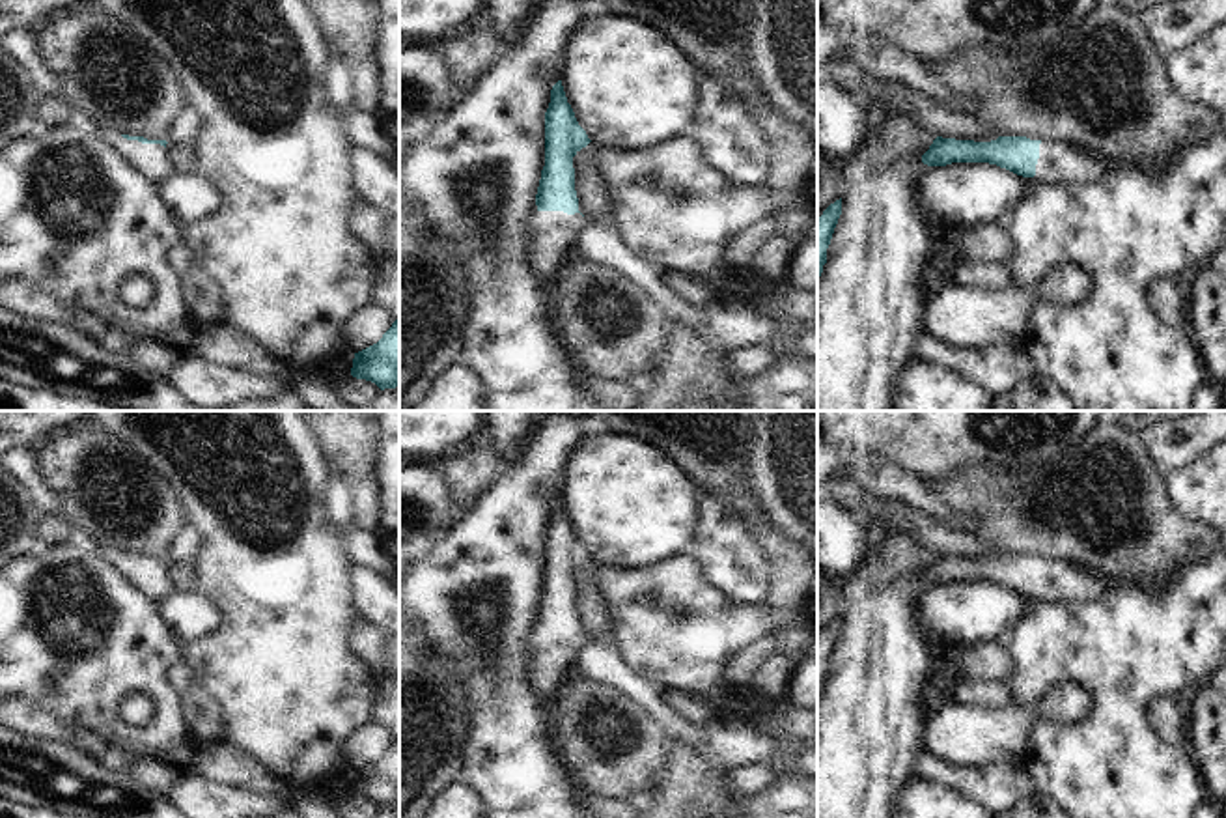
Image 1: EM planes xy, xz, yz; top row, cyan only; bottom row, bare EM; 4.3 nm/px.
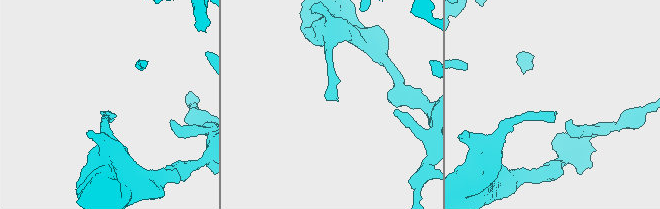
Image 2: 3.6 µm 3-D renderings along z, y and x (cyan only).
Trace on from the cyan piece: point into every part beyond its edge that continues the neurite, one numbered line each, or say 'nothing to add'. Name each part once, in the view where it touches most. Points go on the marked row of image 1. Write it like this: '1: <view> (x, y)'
1: xz (549, 234)

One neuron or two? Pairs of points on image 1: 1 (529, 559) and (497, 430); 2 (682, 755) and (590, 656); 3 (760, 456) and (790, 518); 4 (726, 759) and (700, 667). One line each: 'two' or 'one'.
1: two
2: two
3: one
4: two

